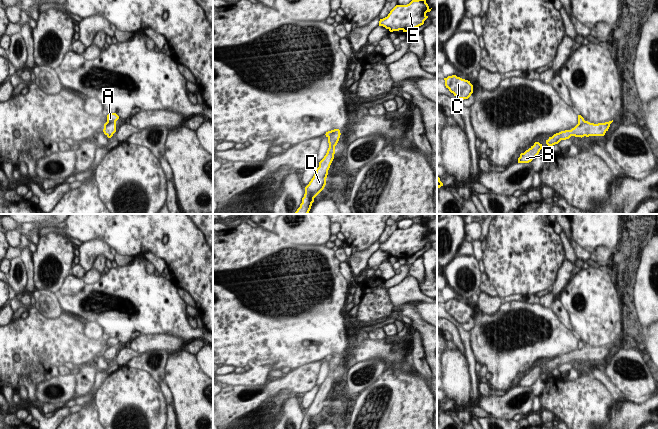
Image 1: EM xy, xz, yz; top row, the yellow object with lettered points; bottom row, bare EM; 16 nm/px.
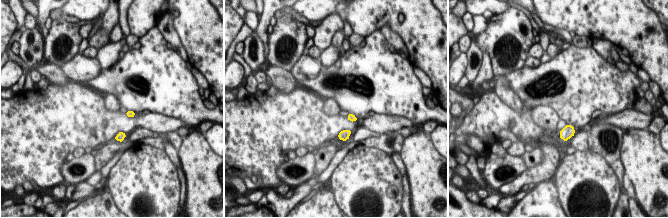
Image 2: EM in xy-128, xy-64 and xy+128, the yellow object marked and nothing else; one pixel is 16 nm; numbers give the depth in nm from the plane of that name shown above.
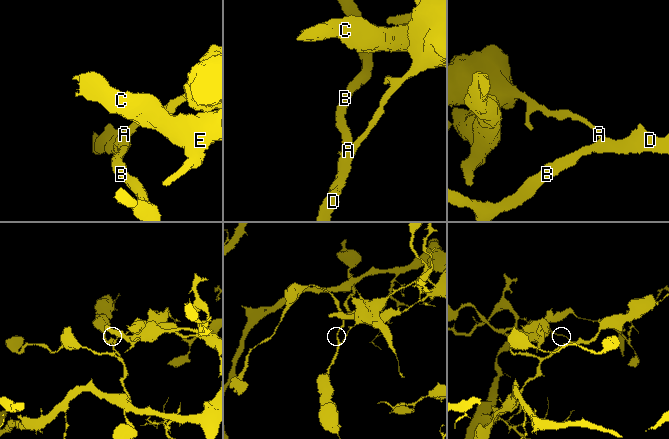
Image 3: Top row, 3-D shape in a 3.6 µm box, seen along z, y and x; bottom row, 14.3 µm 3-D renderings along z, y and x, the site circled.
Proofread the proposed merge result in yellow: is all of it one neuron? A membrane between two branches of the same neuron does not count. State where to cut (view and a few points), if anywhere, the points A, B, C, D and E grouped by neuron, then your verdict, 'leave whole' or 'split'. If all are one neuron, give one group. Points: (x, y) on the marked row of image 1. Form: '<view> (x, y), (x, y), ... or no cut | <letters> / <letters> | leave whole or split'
xy (115, 122), (110, 122), (104, 128) | A C E / B D | split

